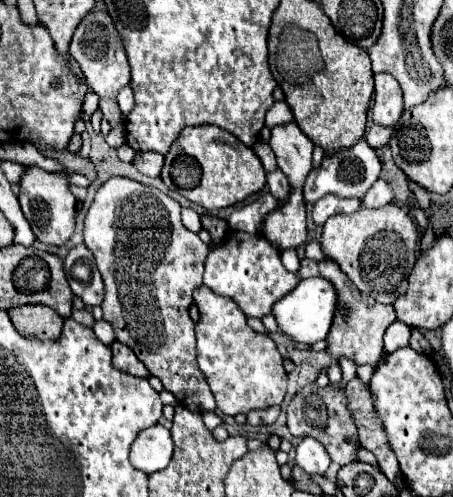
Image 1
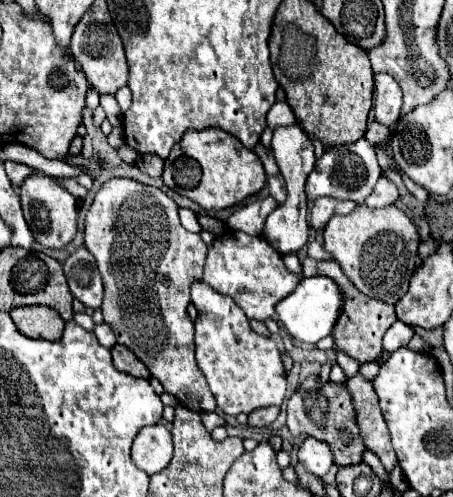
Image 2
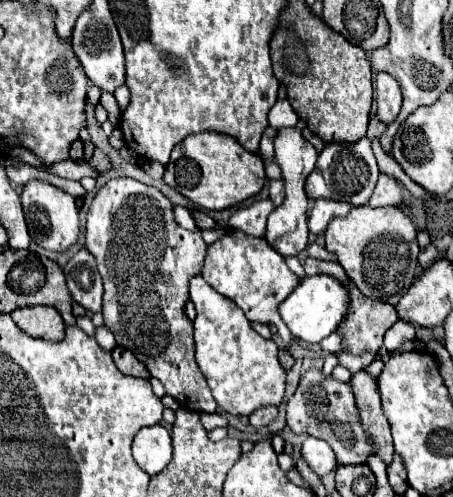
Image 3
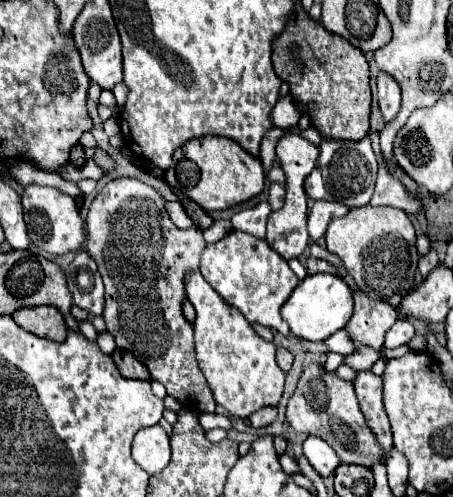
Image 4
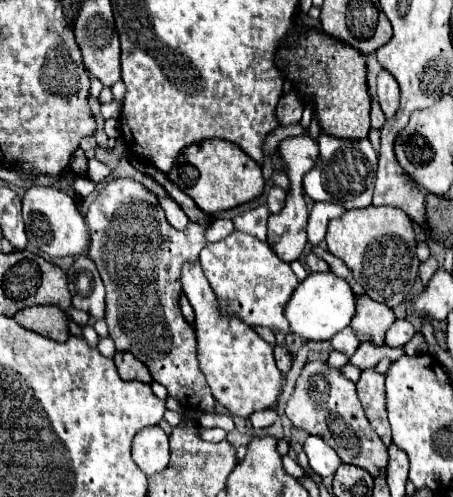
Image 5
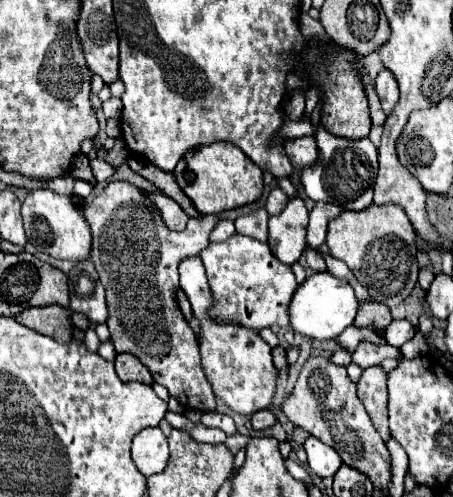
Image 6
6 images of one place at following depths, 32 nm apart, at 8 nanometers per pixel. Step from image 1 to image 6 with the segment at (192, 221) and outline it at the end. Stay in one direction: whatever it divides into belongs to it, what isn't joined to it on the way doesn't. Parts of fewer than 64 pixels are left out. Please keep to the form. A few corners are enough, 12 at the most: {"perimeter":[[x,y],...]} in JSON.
{"perimeter":[[150,192],[172,230],[184,230],[188,214],[166,194]]}

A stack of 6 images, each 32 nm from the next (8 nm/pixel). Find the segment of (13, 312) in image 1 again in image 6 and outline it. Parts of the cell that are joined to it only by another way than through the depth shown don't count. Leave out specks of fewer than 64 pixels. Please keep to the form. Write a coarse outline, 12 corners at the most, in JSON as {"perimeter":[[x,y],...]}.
{"perimeter":[[32,306],[16,322],[56,342],[72,338],[66,308]]}

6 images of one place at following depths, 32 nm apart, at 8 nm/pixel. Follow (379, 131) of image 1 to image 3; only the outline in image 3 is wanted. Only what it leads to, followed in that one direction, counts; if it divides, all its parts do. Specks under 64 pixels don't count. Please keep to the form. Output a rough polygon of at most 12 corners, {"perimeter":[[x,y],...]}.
{"perimeter":[[370,120],[366,138],[376,140],[382,138],[386,132],[386,126],[376,120]]}

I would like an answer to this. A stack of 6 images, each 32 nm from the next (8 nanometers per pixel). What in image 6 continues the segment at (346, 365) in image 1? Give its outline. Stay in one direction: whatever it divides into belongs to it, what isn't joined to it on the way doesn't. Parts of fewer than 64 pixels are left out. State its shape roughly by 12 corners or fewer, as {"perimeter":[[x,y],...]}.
{"perimeter":[[360,342],[352,362],[362,370],[378,366],[384,358],[400,358],[394,346]]}

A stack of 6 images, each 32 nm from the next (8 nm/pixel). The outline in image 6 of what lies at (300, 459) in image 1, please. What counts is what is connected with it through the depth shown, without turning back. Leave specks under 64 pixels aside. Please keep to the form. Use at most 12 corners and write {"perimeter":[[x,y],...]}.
{"perimeter":[[310,436],[304,442],[310,470],[320,478],[342,466],[338,452]]}

